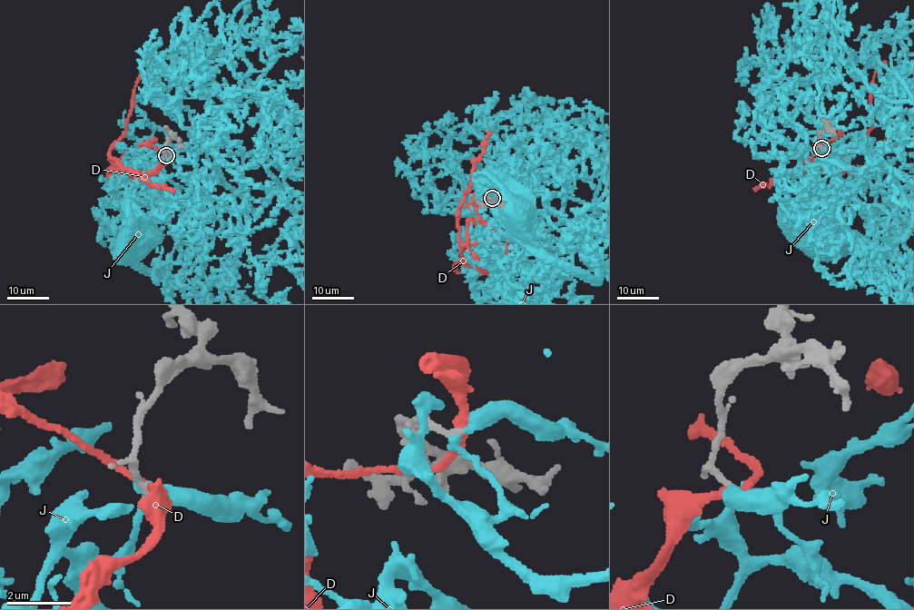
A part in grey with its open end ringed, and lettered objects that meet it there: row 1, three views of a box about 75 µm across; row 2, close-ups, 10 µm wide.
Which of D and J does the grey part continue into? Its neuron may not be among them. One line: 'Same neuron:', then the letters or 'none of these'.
Same neuron: J

